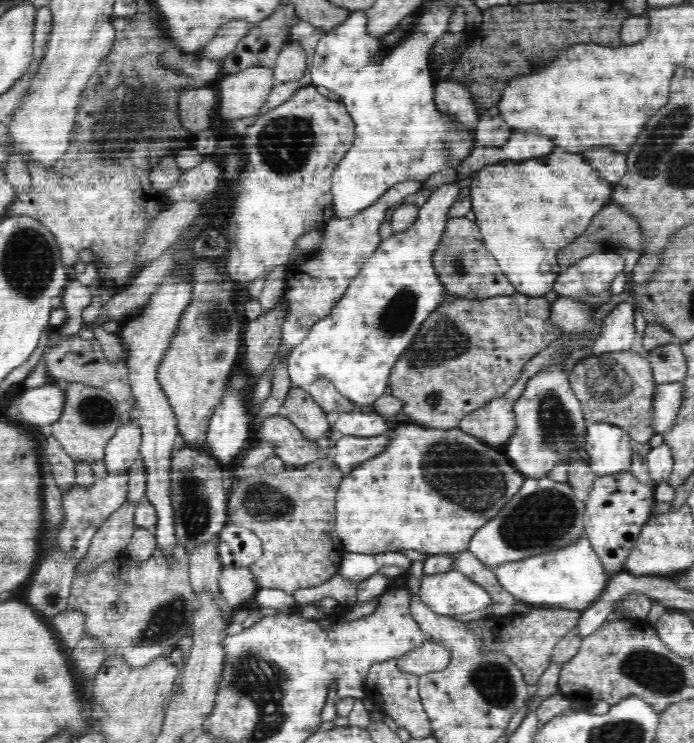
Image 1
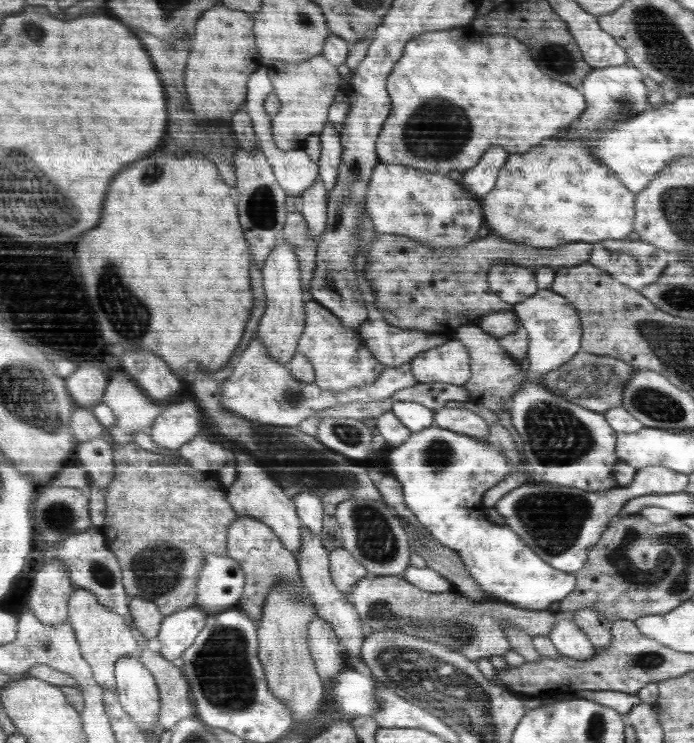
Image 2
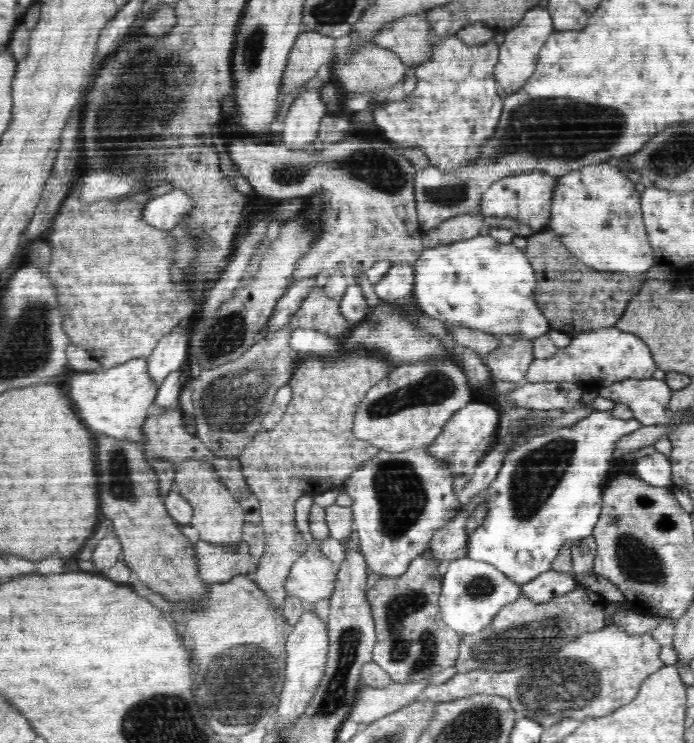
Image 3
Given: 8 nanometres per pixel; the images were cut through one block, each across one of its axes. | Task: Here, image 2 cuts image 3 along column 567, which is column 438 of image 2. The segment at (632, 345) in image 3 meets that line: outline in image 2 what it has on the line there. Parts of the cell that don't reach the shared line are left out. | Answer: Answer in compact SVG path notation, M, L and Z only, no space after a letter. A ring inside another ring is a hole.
M448 337L442 346L430 348L411 361L411 374L418 383L445 382L456 386L471 379L471 352L462 341Z

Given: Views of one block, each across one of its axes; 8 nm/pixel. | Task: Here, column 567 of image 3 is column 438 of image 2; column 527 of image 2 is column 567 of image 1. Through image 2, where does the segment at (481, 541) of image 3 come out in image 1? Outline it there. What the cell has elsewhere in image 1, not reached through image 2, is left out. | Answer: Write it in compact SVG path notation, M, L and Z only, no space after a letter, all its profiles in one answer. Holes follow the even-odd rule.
M587 536L563 549L529 556L524 560L506 561L492 569L499 583L530 607L558 607L581 612L602 594L610 579L606 575L605 565L592 548Z

